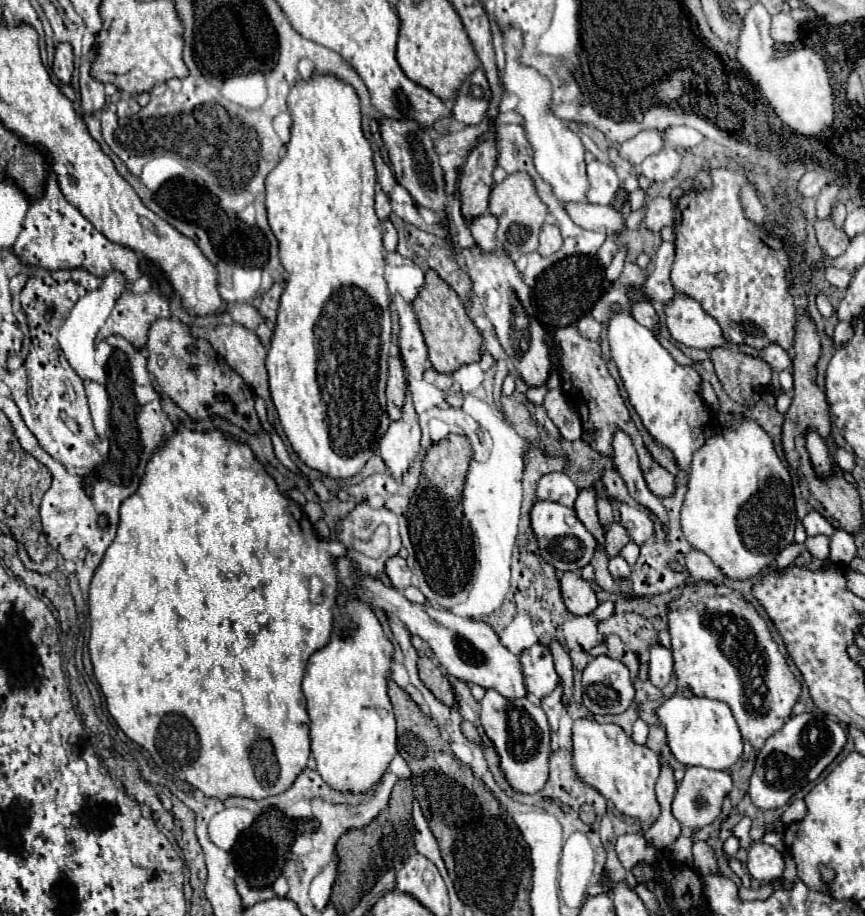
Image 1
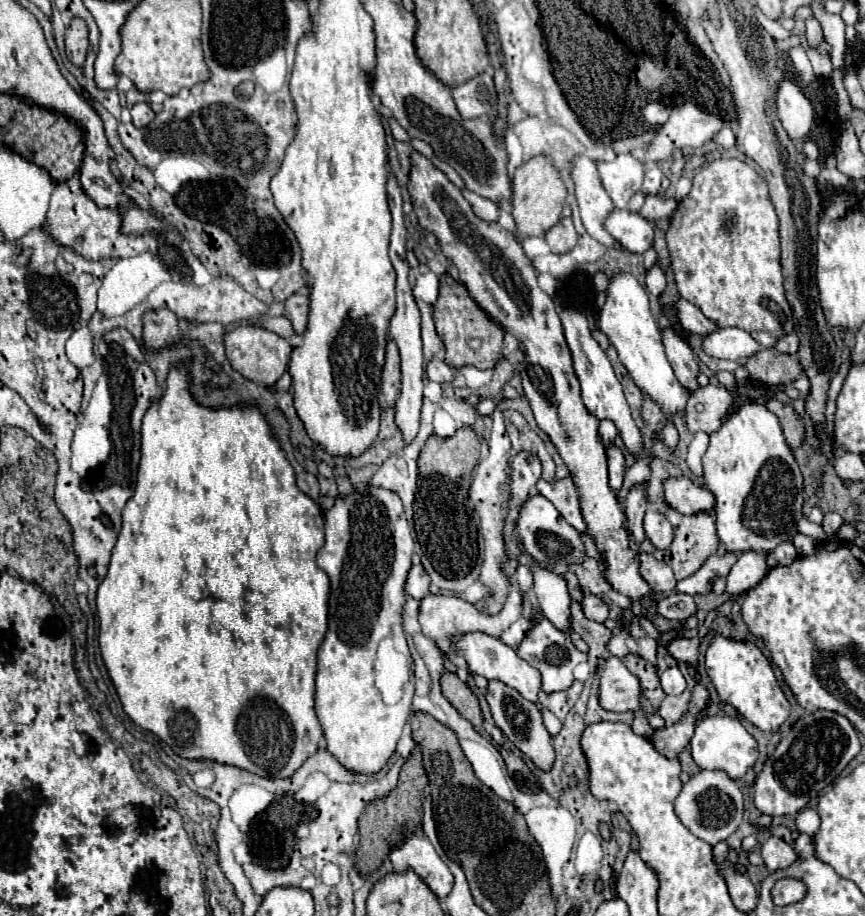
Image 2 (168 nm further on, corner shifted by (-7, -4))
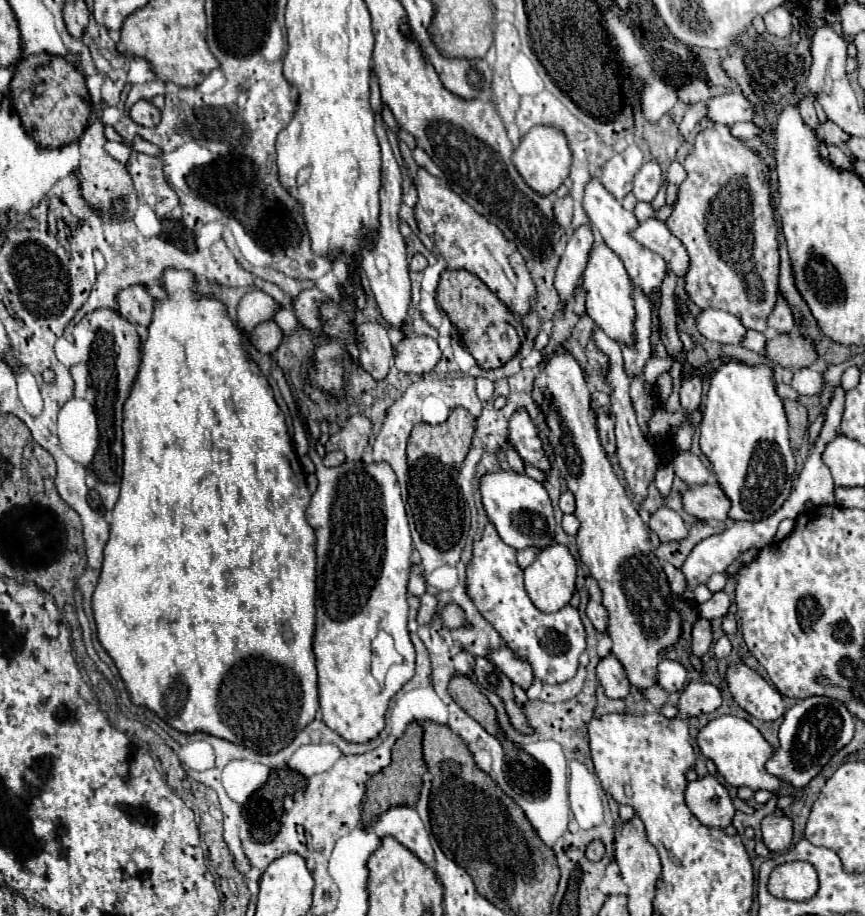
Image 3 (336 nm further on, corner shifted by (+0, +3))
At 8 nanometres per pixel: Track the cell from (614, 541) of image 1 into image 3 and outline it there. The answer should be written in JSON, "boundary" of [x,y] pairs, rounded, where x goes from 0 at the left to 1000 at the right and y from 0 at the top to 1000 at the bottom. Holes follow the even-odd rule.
{"boundary":[[[691,359],[687,364],[687,372],[689,377],[705,390],[705,403],[703,403],[703,416],[708,418],[710,422],[710,429],[708,429],[708,442],[705,442],[705,449],[710,453],[710,462],[712,462],[712,501],[714,501],[714,508],[719,510],[721,514],[721,527],[724,527],[724,536],[726,540],[731,543],[733,549],[742,549],[749,540],[749,529],[756,525],[756,516],[758,516],[758,510],[763,505],[763,495],[761,490],[745,479],[745,473],[735,460],[735,451],[733,451],[733,444],[731,444],[731,436],[728,436],[728,414],[719,401],[719,383],[717,383],[717,377],[712,372],[708,372],[696,359]]]}

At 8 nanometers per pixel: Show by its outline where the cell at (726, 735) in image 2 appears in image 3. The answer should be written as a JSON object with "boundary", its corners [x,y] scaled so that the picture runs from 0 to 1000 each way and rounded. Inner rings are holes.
{"boundary":[[[835,781],[830,785],[818,787],[809,798],[807,798],[807,818],[814,826],[823,829],[830,844],[839,850],[839,855],[849,857],[849,859],[867,859],[869,864],[874,861],[888,861],[892,866],[897,866],[902,861],[902,853],[895,853],[895,848],[890,848],[883,842],[883,833],[890,829],[890,813],[886,811],[886,807],[879,802],[879,798],[862,785],[853,785],[849,781]]]}

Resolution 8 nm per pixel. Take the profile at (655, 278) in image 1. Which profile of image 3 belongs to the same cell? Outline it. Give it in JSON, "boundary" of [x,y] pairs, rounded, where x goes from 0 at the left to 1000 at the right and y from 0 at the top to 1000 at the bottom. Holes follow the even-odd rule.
{"boundary":[[[812,337],[802,350],[816,370],[830,374],[855,374],[862,364],[860,355],[849,344],[832,337]]]}

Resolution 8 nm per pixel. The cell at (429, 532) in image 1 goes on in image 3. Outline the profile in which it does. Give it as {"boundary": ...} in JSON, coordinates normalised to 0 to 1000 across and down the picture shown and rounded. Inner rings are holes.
{"boundary":[[[527,444],[520,451],[518,460],[513,460],[511,464],[486,462],[476,468],[476,475],[472,479],[472,549],[481,567],[481,580],[486,582],[488,591],[502,595],[509,602],[523,599],[534,586],[534,556],[527,532],[527,519],[543,492],[546,475],[548,455],[539,447]]]}

